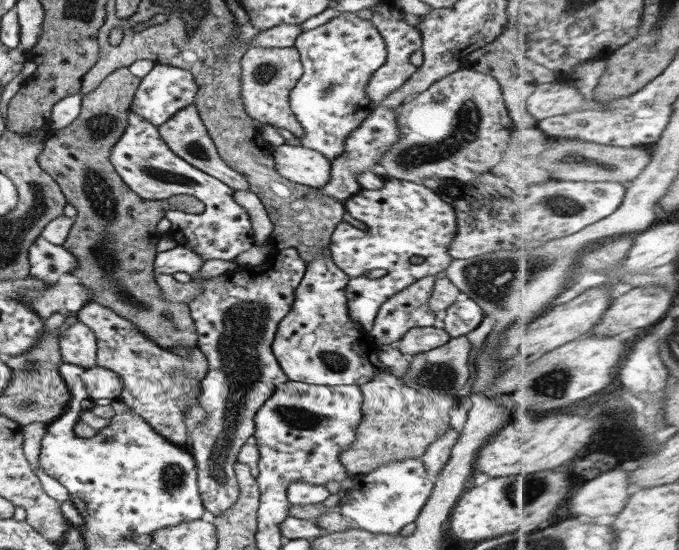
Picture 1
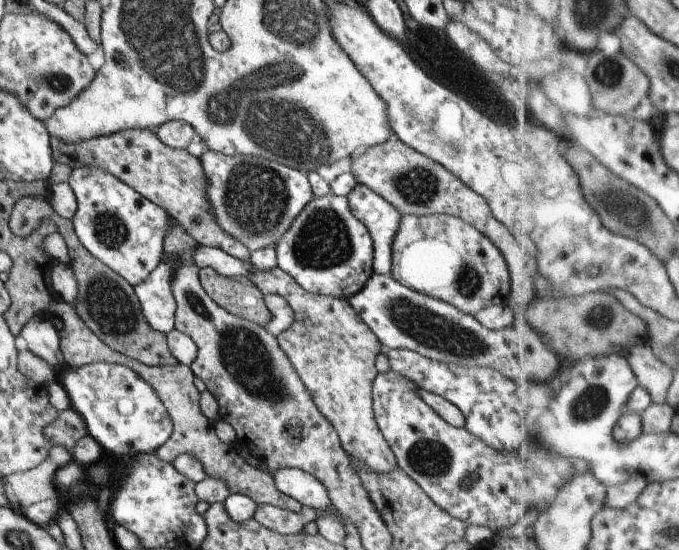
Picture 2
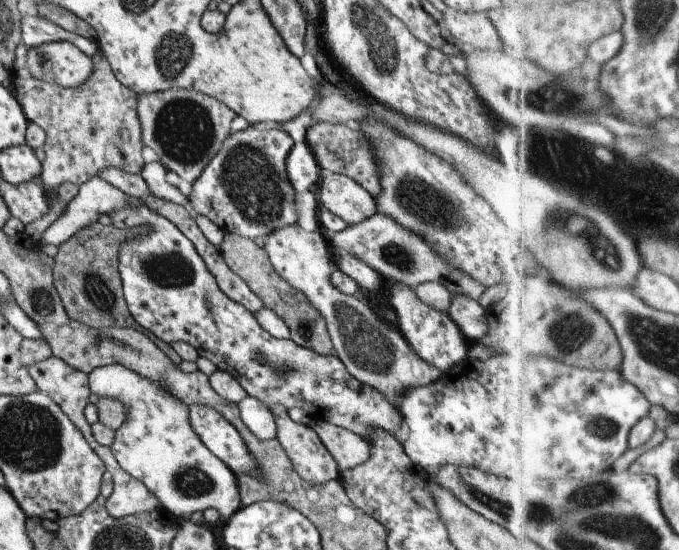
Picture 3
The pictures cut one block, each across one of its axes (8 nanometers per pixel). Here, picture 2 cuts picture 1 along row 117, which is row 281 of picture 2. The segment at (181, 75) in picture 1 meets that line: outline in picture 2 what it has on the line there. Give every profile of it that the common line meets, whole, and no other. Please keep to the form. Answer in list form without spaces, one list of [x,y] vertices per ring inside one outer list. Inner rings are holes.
[[[159,261],[145,280],[132,286],[145,322],[160,333],[168,333],[174,328],[175,301],[169,284],[175,268],[177,262]]]

